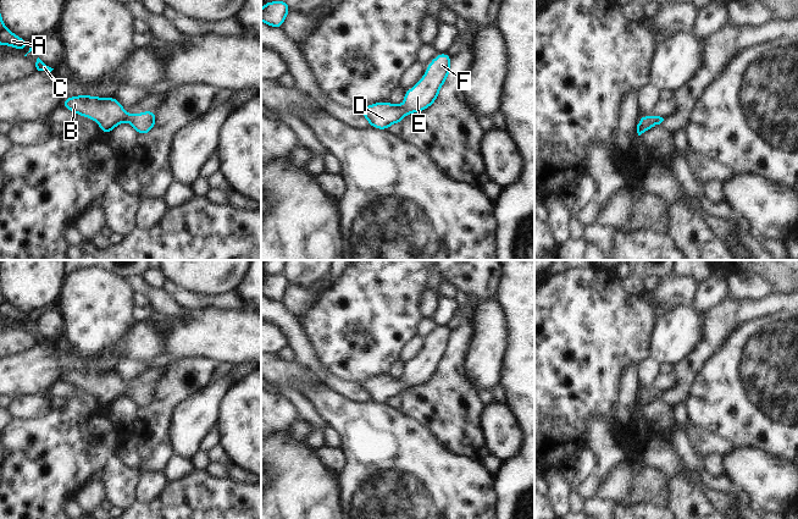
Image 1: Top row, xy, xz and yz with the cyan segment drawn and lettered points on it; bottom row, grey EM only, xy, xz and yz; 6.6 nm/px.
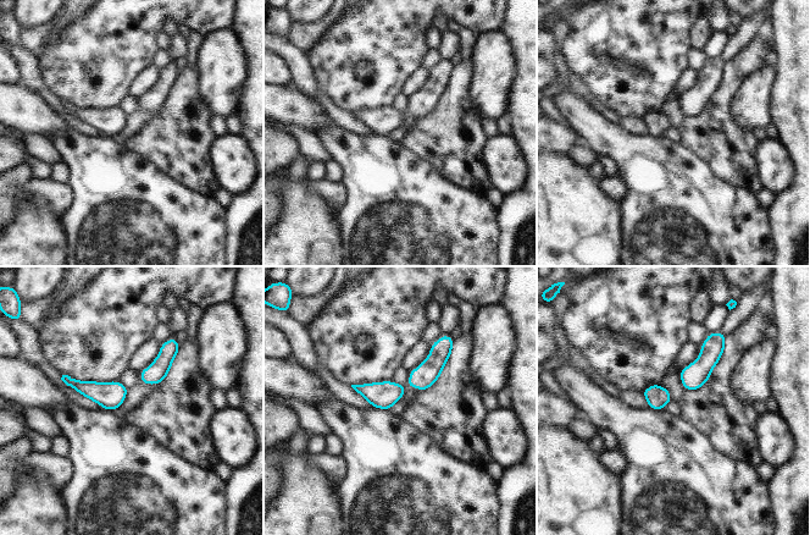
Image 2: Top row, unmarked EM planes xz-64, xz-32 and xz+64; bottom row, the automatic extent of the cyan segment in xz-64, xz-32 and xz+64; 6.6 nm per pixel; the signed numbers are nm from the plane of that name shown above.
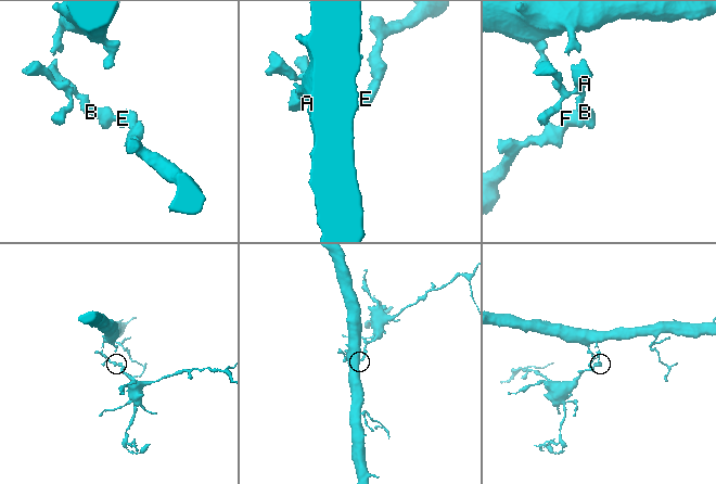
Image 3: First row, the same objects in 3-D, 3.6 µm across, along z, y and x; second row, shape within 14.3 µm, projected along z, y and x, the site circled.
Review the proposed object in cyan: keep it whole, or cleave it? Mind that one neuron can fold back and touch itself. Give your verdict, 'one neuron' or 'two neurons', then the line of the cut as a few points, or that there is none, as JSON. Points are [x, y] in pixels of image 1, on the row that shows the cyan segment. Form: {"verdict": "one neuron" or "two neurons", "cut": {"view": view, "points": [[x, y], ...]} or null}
{"verdict": "one neuron", "cut": null}

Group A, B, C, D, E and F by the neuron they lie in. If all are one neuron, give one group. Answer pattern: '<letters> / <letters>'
A B C D E F

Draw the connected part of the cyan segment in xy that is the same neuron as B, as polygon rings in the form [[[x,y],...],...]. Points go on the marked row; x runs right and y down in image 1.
[[[73,95],[62,101],[65,107],[78,116],[94,120],[104,134],[111,134],[111,131],[122,122],[129,122],[138,136],[149,134],[156,123],[155,110],[131,115],[124,110],[117,98],[100,98],[95,95]]]

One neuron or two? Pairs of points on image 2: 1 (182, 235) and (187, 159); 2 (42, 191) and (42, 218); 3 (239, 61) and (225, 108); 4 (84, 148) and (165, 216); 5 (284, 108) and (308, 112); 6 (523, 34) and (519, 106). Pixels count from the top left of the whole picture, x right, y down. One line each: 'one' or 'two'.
1: two
2: two
3: one
4: one
5: one
6: one

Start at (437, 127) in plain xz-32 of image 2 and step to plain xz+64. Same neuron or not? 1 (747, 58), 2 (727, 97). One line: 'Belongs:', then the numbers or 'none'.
Belongs: 1, 2

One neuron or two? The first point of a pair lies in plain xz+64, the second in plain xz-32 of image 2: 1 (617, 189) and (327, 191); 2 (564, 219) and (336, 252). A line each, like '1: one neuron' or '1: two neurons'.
1: one neuron
2: one neuron

